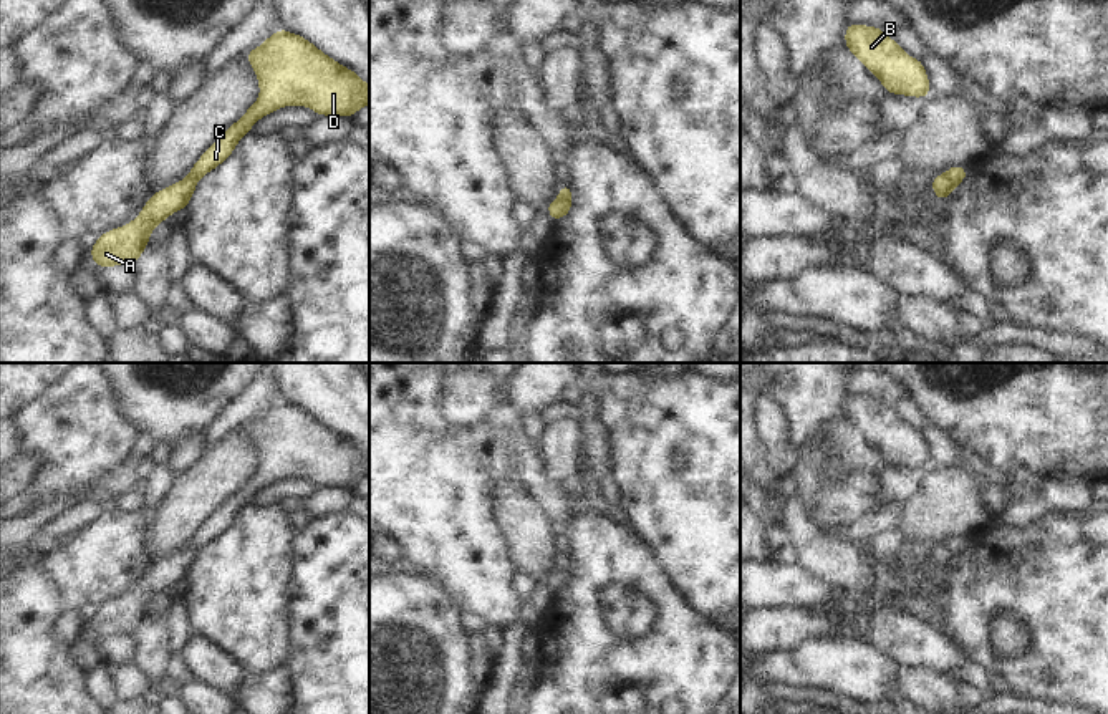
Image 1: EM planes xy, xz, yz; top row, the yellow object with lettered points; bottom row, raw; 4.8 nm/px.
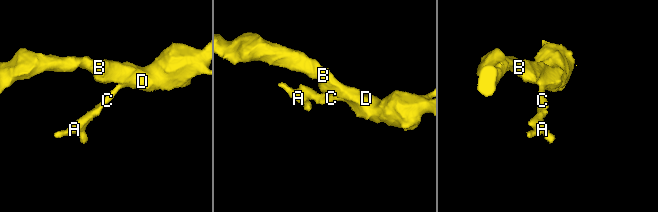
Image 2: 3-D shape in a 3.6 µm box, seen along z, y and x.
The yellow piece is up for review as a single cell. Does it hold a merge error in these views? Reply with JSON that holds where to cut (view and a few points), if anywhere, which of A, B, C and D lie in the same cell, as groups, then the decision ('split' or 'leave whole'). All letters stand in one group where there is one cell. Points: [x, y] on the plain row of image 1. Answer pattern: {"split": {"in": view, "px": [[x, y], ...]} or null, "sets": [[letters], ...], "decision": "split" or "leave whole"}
{"split": {"in": "xy", "px": [[186, 549], [197, 550]]}, "sets": [["A"], ["B", "C", "D"]], "decision": "split"}

